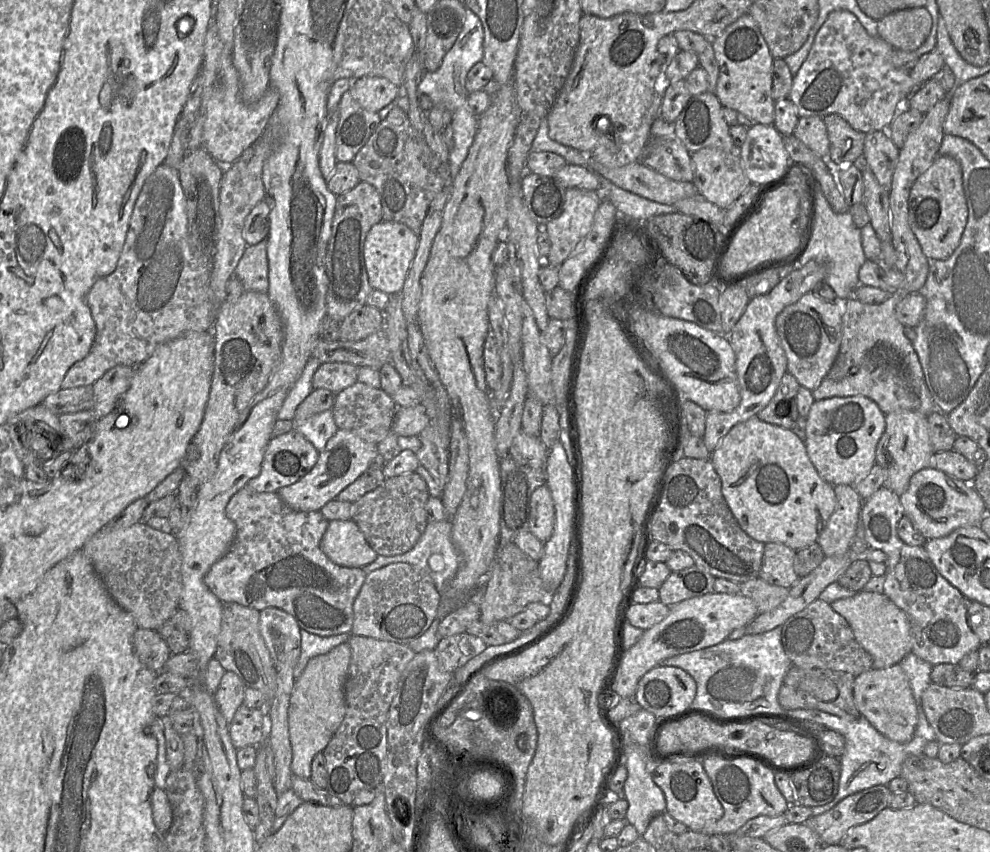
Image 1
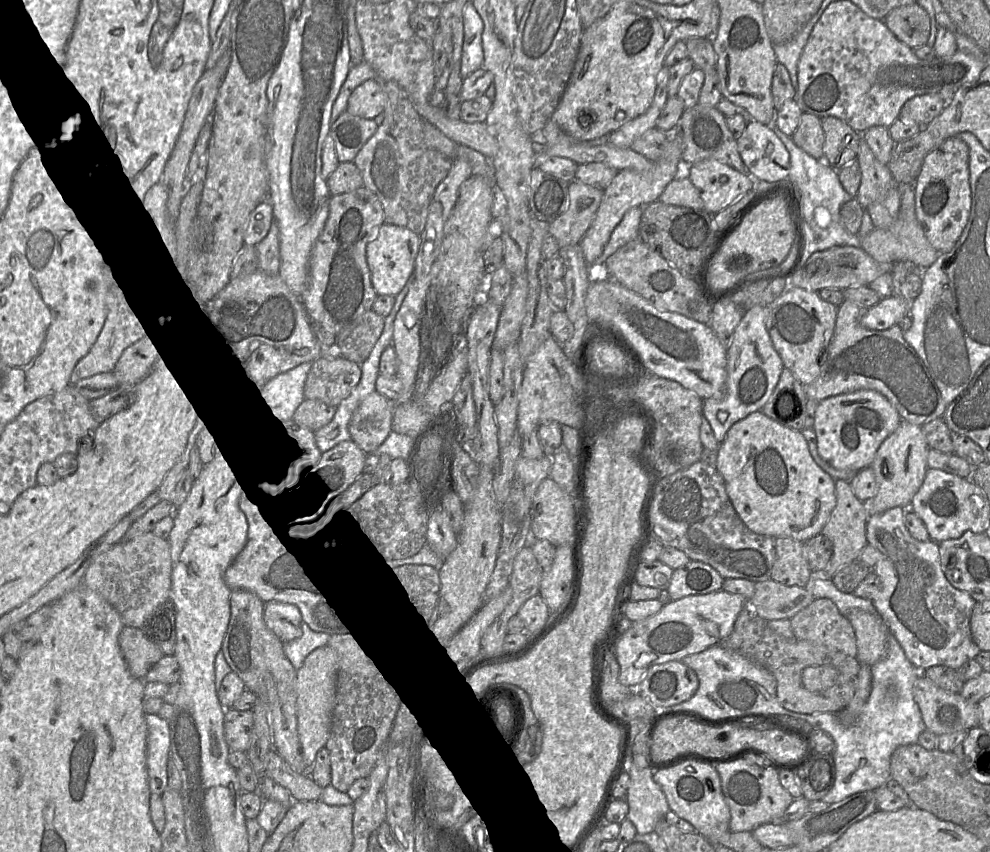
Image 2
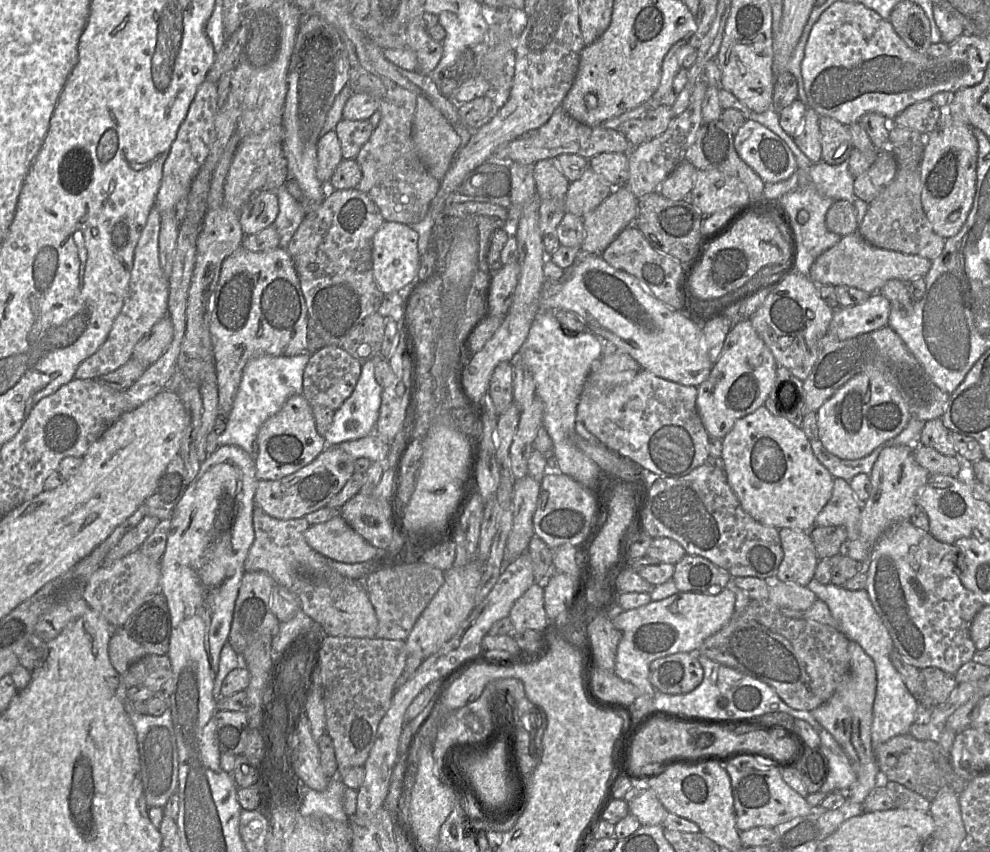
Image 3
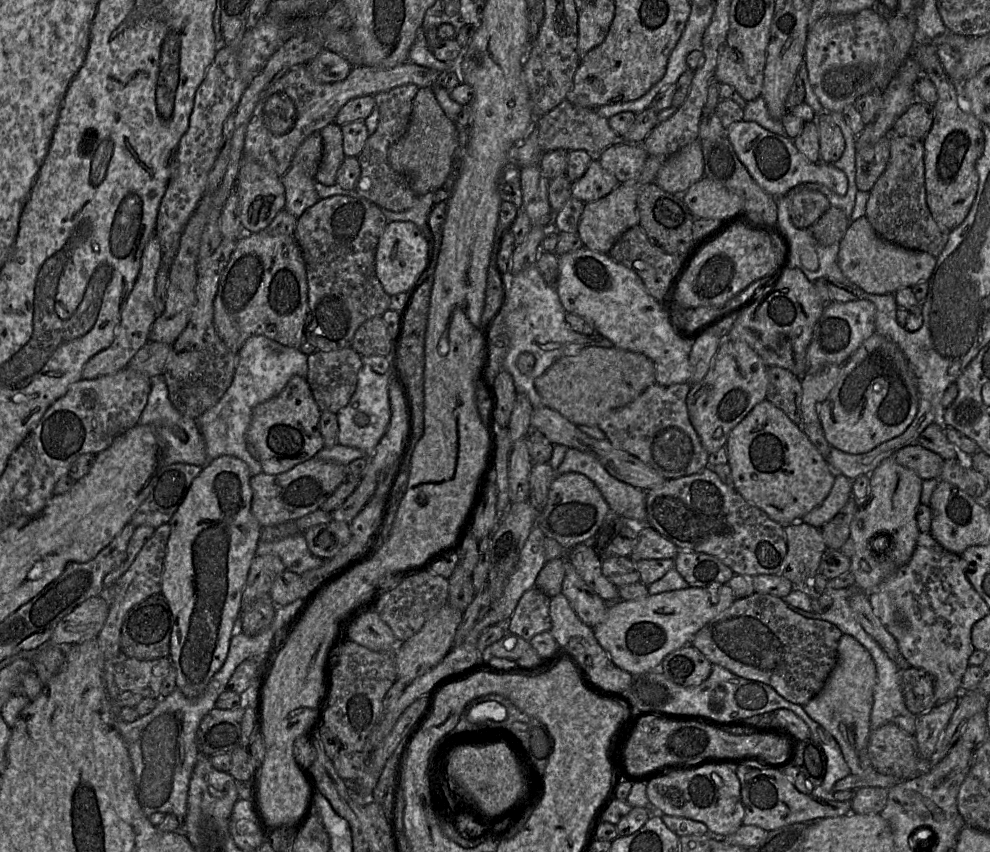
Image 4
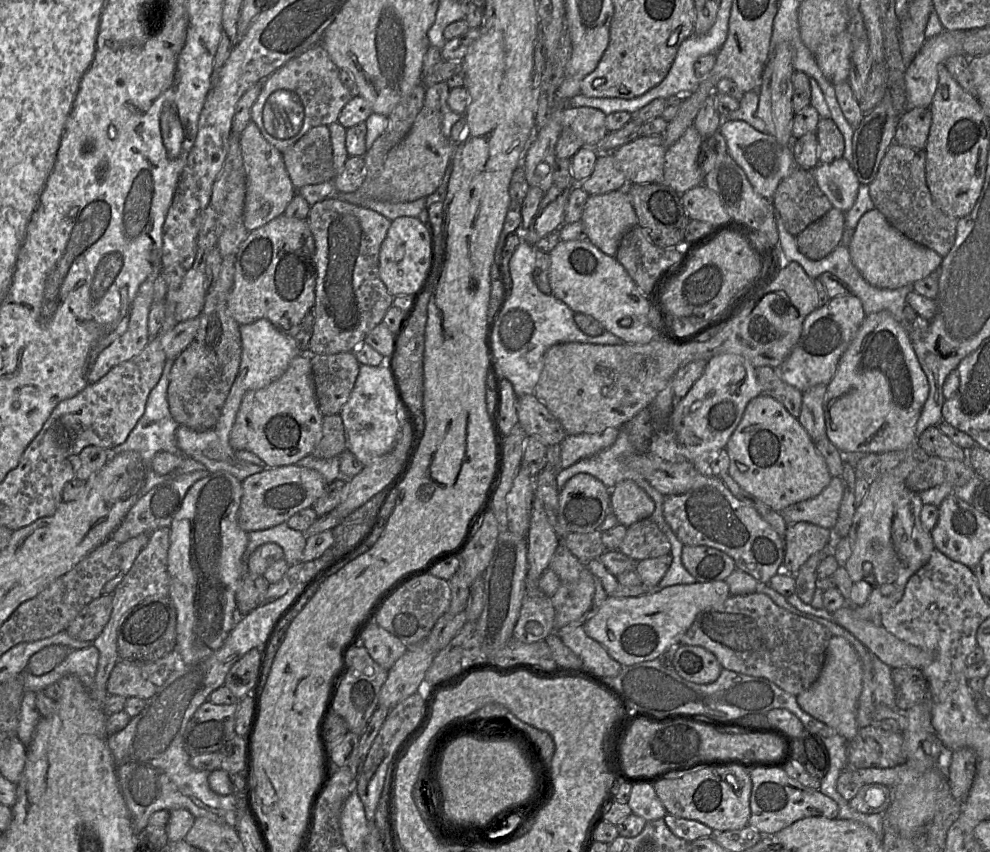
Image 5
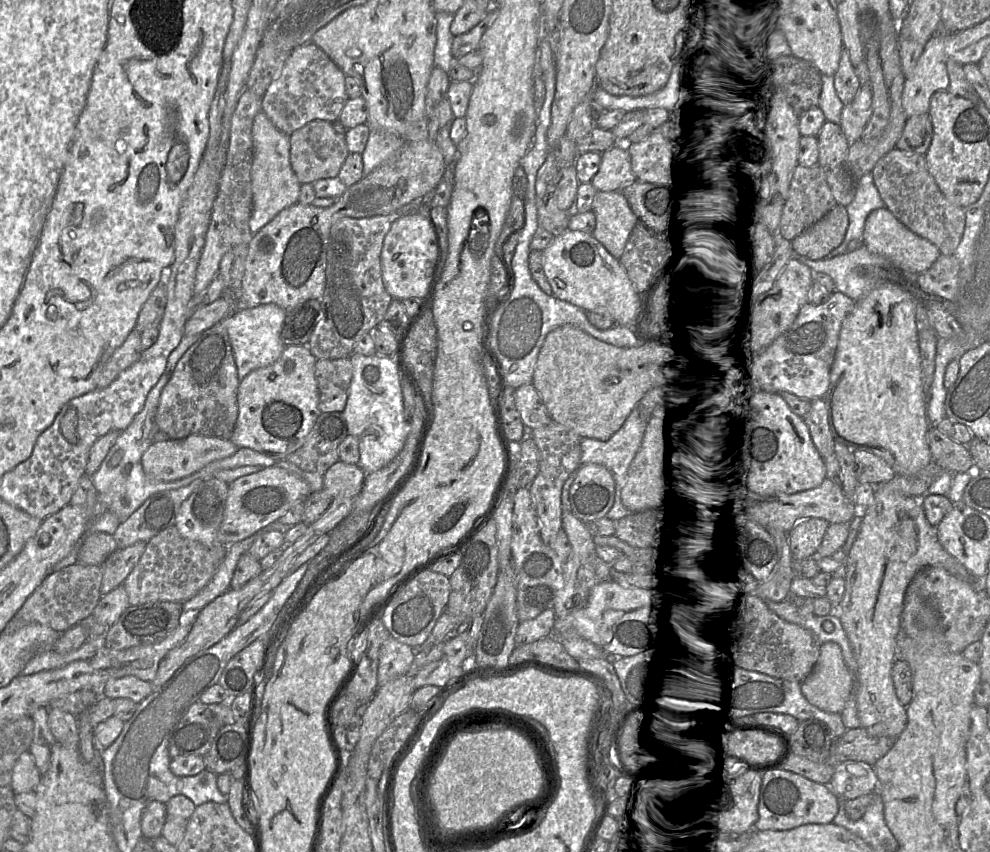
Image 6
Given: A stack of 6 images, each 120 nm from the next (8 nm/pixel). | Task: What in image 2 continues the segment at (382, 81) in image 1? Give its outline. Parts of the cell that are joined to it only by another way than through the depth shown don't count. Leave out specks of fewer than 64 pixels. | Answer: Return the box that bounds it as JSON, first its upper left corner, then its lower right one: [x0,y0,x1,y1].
[346,79,386,119]

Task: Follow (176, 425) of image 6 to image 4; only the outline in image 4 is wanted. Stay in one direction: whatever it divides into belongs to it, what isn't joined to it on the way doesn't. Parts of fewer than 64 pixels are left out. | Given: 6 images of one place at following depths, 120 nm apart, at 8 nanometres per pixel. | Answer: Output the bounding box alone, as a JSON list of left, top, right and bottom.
[163,238,238,419]

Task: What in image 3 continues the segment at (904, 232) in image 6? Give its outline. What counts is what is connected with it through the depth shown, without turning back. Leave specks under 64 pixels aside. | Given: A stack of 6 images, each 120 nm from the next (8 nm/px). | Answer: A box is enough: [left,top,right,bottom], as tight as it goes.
[808,232,931,295]

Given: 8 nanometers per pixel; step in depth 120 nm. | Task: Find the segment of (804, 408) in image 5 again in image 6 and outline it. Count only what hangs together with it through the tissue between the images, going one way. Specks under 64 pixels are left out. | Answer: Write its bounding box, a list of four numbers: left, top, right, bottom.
[803,398,835,458]

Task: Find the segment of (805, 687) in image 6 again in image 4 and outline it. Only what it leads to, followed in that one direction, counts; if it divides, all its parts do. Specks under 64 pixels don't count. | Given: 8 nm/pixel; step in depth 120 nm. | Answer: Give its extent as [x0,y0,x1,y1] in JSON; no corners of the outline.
[803,634,877,776]

